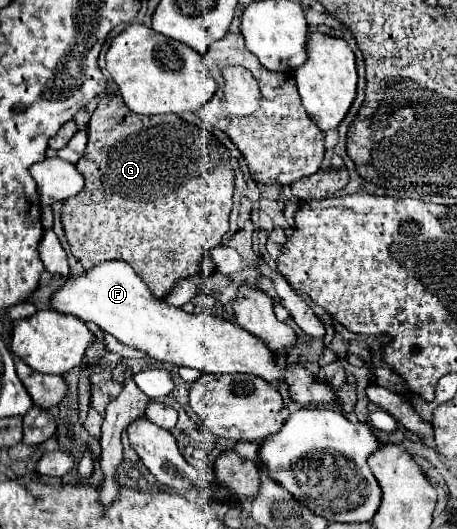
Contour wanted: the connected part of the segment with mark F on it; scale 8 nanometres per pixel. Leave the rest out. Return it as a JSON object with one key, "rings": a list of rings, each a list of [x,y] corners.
{"rings":[[[108,261],[102,263],[98,267],[94,267],[92,271],[84,273],[84,275],[72,275],[66,285],[62,289],[58,289],[54,293],[52,299],[52,307],[60,313],[66,315],[74,315],[82,321],[94,323],[98,325],[102,331],[112,333],[120,343],[130,345],[134,349],[140,349],[142,353],[146,353],[148,357],[160,361],[160,363],[170,363],[170,365],[178,365],[178,367],[192,367],[198,371],[206,371],[206,373],[250,373],[250,375],[258,375],[266,381],[276,381],[276,383],[286,383],[290,399],[296,401],[300,407],[308,407],[308,405],[330,405],[330,401],[334,401],[334,393],[330,391],[330,383],[320,381],[316,375],[312,375],[304,365],[300,363],[282,363],[276,359],[276,353],[268,349],[268,345],[258,339],[256,335],[248,335],[246,329],[242,329],[238,323],[230,323],[226,319],[220,319],[216,315],[208,315],[208,313],[186,313],[184,309],[172,307],[168,303],[164,303],[164,299],[156,299],[148,287],[142,283],[142,279],[132,271],[132,267],[128,267],[128,263],[124,261]]]}

